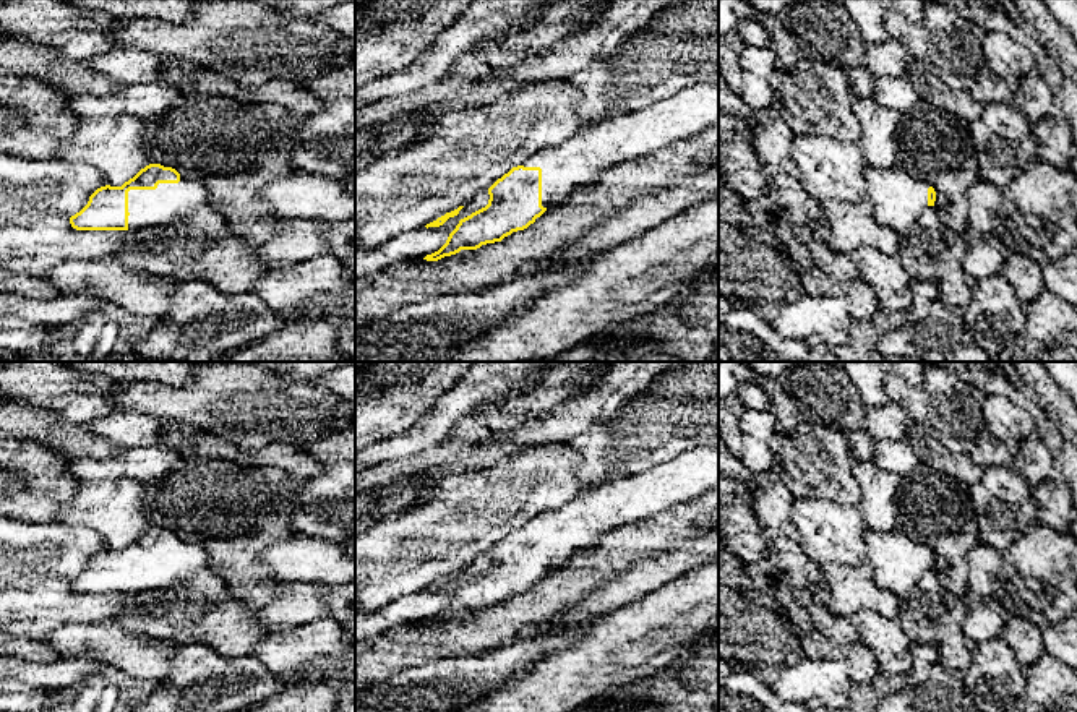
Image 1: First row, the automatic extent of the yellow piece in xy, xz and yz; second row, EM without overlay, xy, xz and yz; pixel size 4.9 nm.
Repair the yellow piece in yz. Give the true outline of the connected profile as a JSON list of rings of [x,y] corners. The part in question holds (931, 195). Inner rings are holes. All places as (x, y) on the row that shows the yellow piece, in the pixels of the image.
[[[868,167],[866,198],[882,225],[905,234],[928,206],[934,206],[936,191],[928,182],[910,175],[902,167]]]

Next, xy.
[[[149,164],[122,187],[101,187],[88,204],[70,217],[76,230],[139,230],[151,225],[165,225],[169,221],[196,212],[208,206],[208,190],[198,180],[182,177],[175,169]]]

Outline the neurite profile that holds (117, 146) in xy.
[[[86,117],[79,118],[71,139],[55,157],[96,167],[107,185],[122,187],[149,165],[146,118]]]

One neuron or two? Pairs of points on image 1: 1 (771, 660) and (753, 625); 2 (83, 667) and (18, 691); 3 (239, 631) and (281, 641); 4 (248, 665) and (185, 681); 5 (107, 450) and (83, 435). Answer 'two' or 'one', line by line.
1: one
2: two
3: two
4: one
5: one

